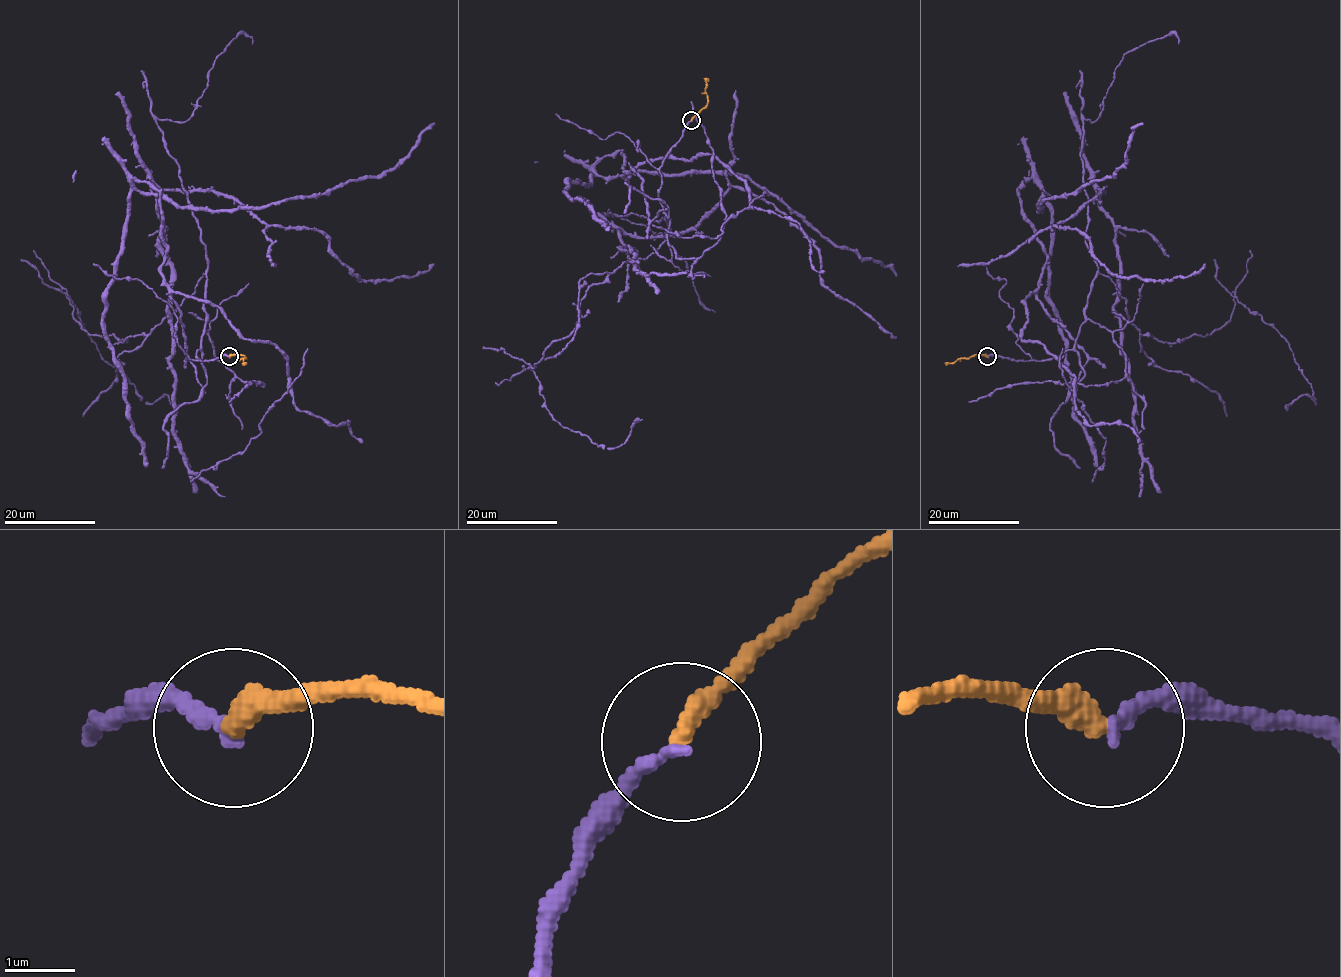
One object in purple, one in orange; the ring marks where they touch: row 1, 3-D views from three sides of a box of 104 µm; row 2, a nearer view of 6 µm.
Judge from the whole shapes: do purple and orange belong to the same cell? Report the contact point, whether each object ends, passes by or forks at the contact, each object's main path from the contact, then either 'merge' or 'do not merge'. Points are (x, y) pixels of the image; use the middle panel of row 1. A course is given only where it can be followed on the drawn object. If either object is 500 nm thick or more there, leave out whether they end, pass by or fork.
(691, 120) | purple ends | orange ends | purple via (691, 121), (659, 170), (667, 218), (667, 207), (649, 219), (620, 151), (594, 170), (741, 173), (897, 276) | orange via (691, 120), (707, 104), (703, 78) | merge

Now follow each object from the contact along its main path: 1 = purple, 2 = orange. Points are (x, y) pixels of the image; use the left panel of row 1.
1: (229, 357), (197, 351), (203, 386), (158, 192), (132, 179), (181, 207), (279, 204), (392, 170), (435, 124)
2: (229, 357), (243, 354), (245, 358), (241, 364)

